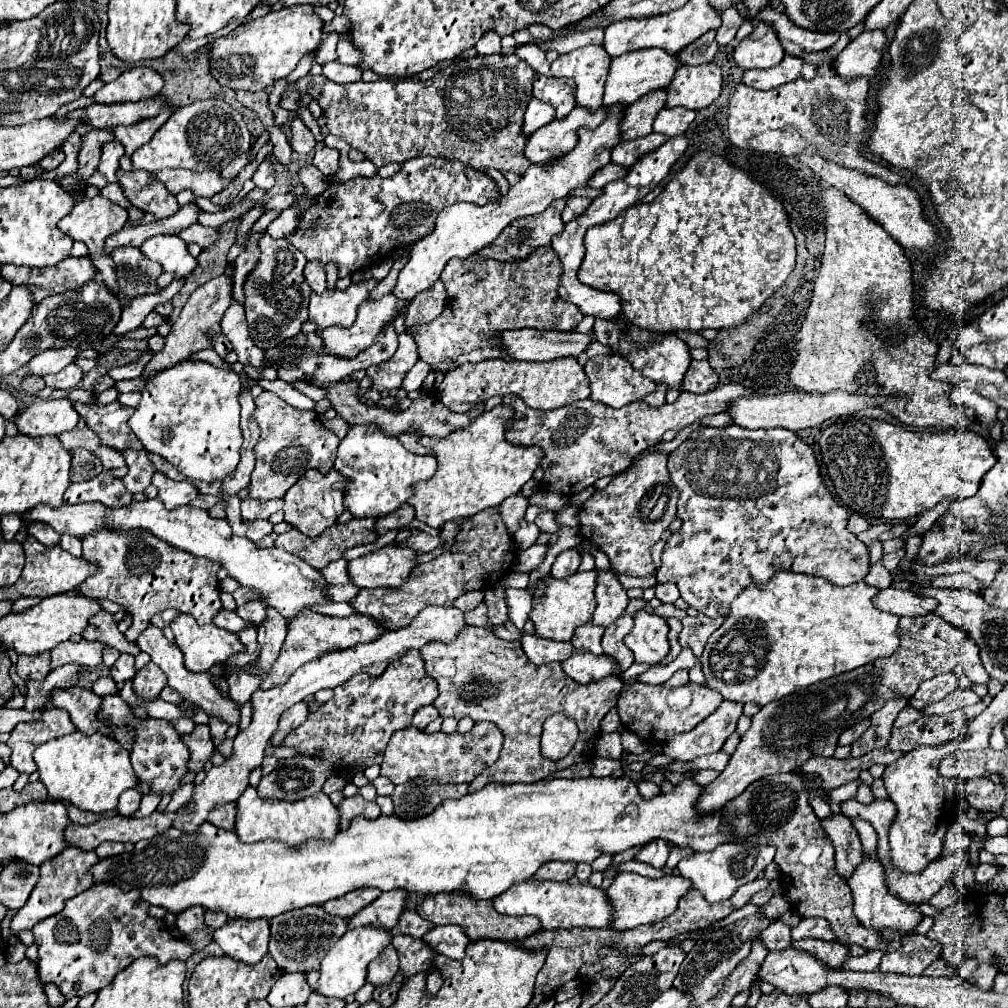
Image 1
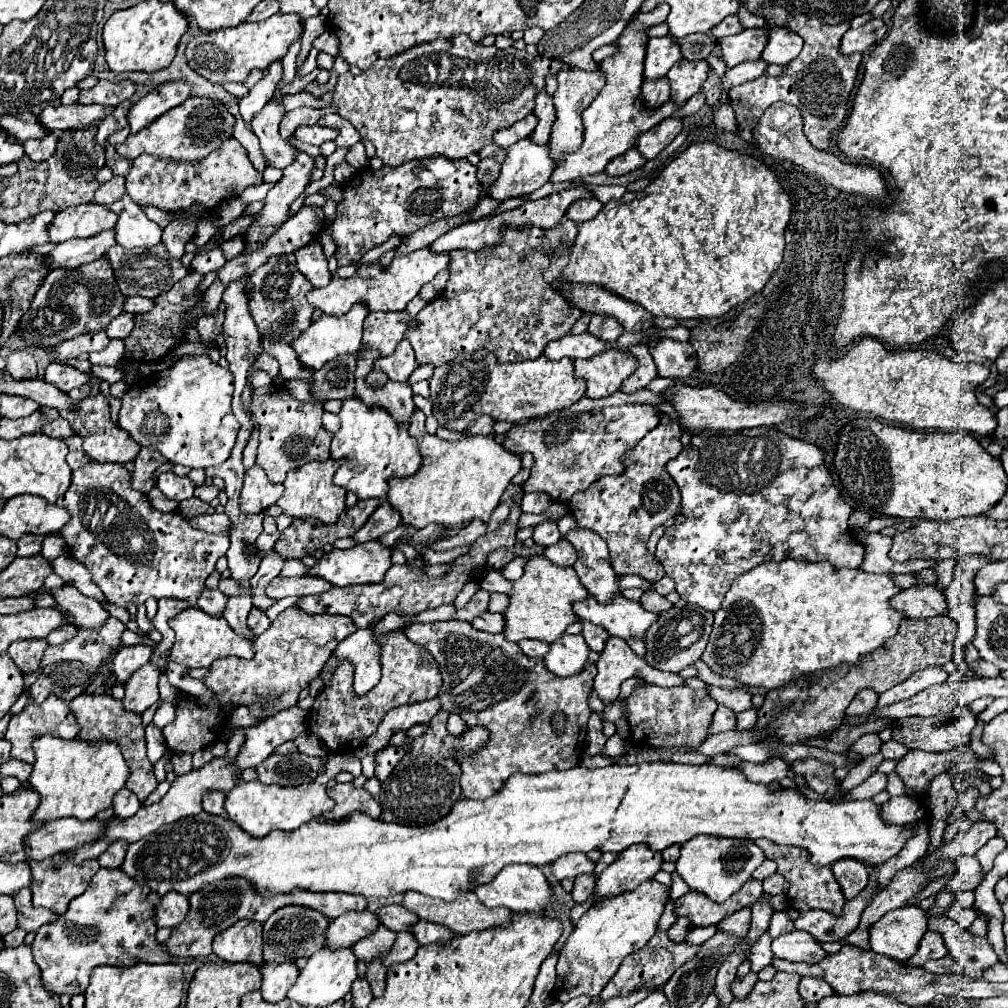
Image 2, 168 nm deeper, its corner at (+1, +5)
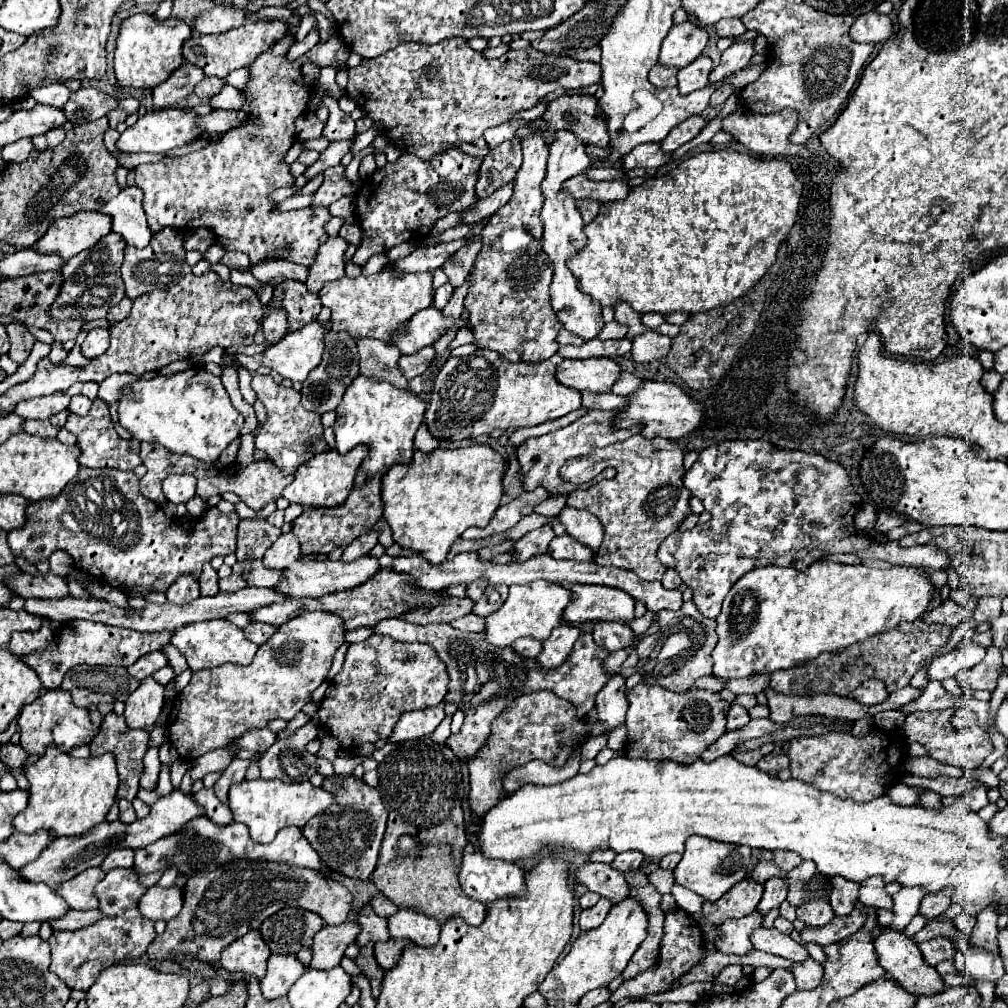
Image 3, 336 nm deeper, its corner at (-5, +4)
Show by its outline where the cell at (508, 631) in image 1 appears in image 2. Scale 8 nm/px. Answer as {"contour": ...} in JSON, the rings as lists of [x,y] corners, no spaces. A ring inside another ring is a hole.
{"contour":[[[487,611],[481,617],[477,617],[471,625],[475,629],[487,631],[487,633],[501,633],[503,631],[503,617],[501,617],[501,613],[489,613]]]}

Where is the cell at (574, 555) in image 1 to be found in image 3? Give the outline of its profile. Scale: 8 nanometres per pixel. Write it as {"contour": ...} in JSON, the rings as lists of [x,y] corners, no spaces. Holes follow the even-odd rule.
{"contour":[[[563,534],[563,536],[553,538],[553,542],[551,542],[551,546],[549,546],[549,554],[551,554],[553,558],[579,560],[579,562],[593,558],[593,552],[591,552],[585,544],[577,542],[577,540],[575,540],[573,536],[569,536],[569,534]]]}

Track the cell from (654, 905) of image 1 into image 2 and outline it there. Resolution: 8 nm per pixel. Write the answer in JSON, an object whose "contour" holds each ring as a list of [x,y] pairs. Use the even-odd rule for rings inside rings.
{"contour":[[[645,881],[635,891],[621,893],[607,901],[591,907],[575,925],[573,933],[559,951],[557,961],[557,981],[551,993],[553,999],[567,1003],[569,999],[585,993],[599,995],[607,981],[617,973],[621,961],[643,949],[643,945],[655,935],[657,921],[663,913],[665,901],[669,899],[669,889],[657,881]]]}

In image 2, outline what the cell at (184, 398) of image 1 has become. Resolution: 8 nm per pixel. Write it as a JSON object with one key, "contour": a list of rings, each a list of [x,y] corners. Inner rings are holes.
{"contour":[[[207,355],[183,357],[171,369],[137,379],[121,399],[119,427],[125,429],[141,447],[155,447],[161,455],[187,467],[221,465],[239,431],[239,421],[231,411],[233,375],[219,367]]]}

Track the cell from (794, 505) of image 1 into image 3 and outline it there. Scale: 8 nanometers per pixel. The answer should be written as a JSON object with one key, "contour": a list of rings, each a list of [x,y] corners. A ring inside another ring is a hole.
{"contour":[[[725,440],[725,442],[721,442],[721,444],[713,444],[713,446],[709,446],[707,450],[703,450],[703,452],[699,454],[697,462],[683,474],[683,482],[685,482],[685,486],[691,490],[691,494],[697,496],[697,498],[703,502],[705,510],[711,514],[711,520],[705,522],[705,524],[697,524],[693,530],[687,530],[687,532],[673,532],[671,536],[667,536],[667,538],[661,542],[657,556],[659,556],[659,560],[661,560],[667,568],[673,568],[673,570],[681,576],[681,580],[687,584],[687,588],[693,590],[693,602],[697,604],[699,612],[701,612],[703,616],[707,616],[707,618],[717,618],[717,616],[721,614],[721,604],[723,604],[727,592],[733,588],[733,584],[735,584],[743,574],[747,574],[749,570],[761,568],[761,566],[769,566],[769,564],[793,566],[793,568],[797,568],[797,570],[807,570],[815,560],[823,560],[823,558],[829,556],[829,554],[849,554],[849,552],[855,552],[859,558],[879,558],[879,560],[893,562],[893,564],[901,564],[901,566],[921,566],[921,568],[941,568],[941,570],[945,570],[945,568],[949,566],[947,554],[939,552],[939,550],[937,550],[935,546],[931,546],[931,544],[927,544],[927,546],[913,546],[913,548],[899,548],[897,542],[887,542],[887,544],[883,544],[883,546],[881,546],[881,544],[875,544],[875,548],[873,548],[871,538],[869,538],[869,536],[865,538],[865,534],[859,532],[859,530],[855,528],[855,524],[853,524],[853,514],[859,510],[861,498],[859,498],[859,494],[855,494],[855,490],[853,490],[853,486],[851,486],[851,482],[849,482],[847,472],[843,470],[841,464],[831,462],[831,460],[827,460],[827,458],[821,456],[821,454],[809,454],[809,452],[801,452],[801,450],[781,450],[781,448],[777,448],[775,444],[771,444],[769,440]]]}

